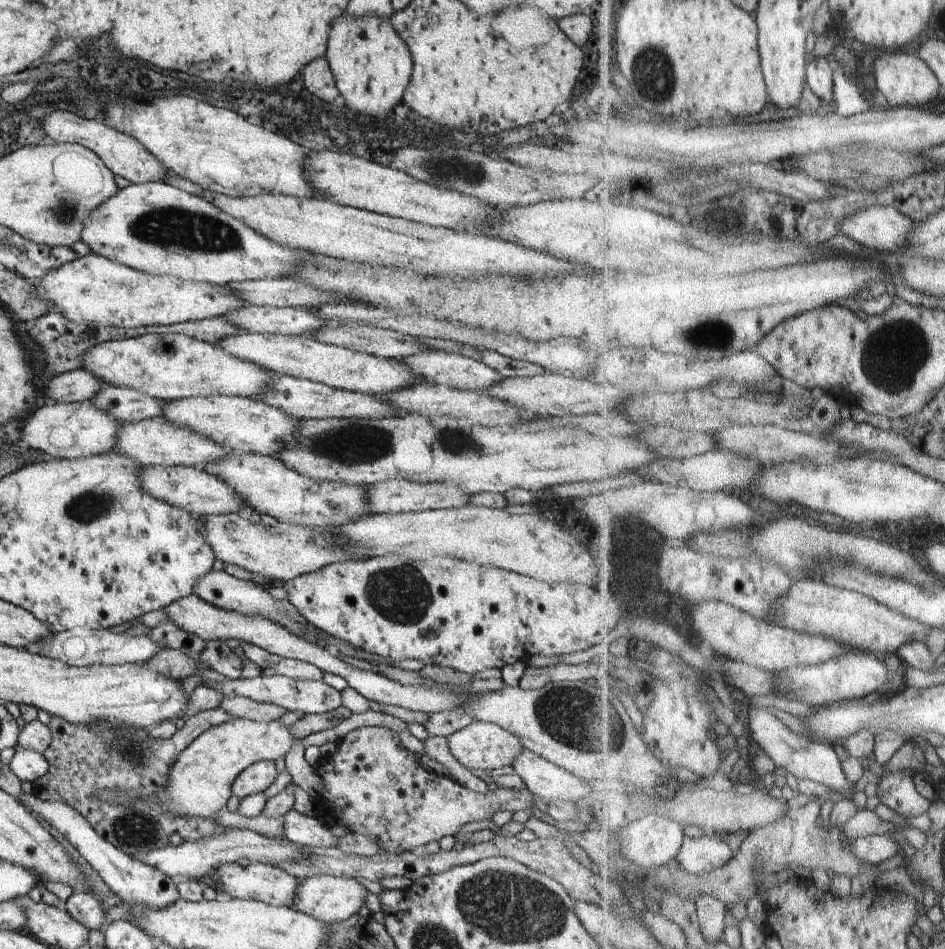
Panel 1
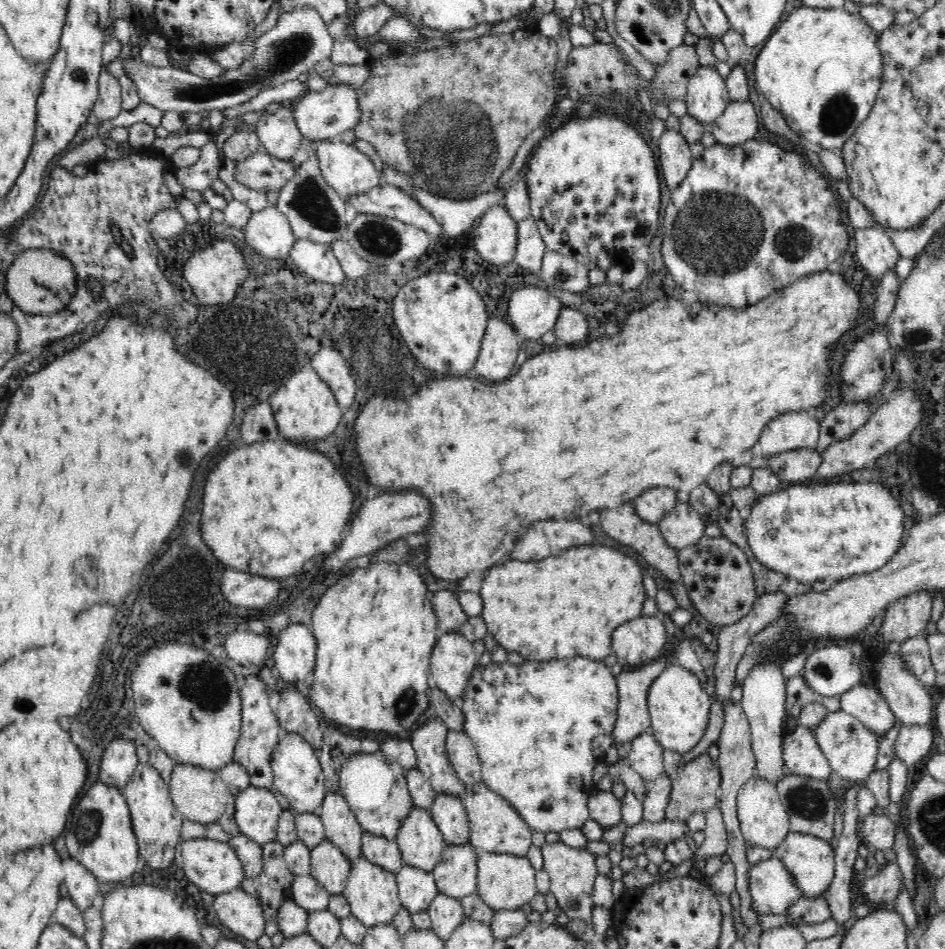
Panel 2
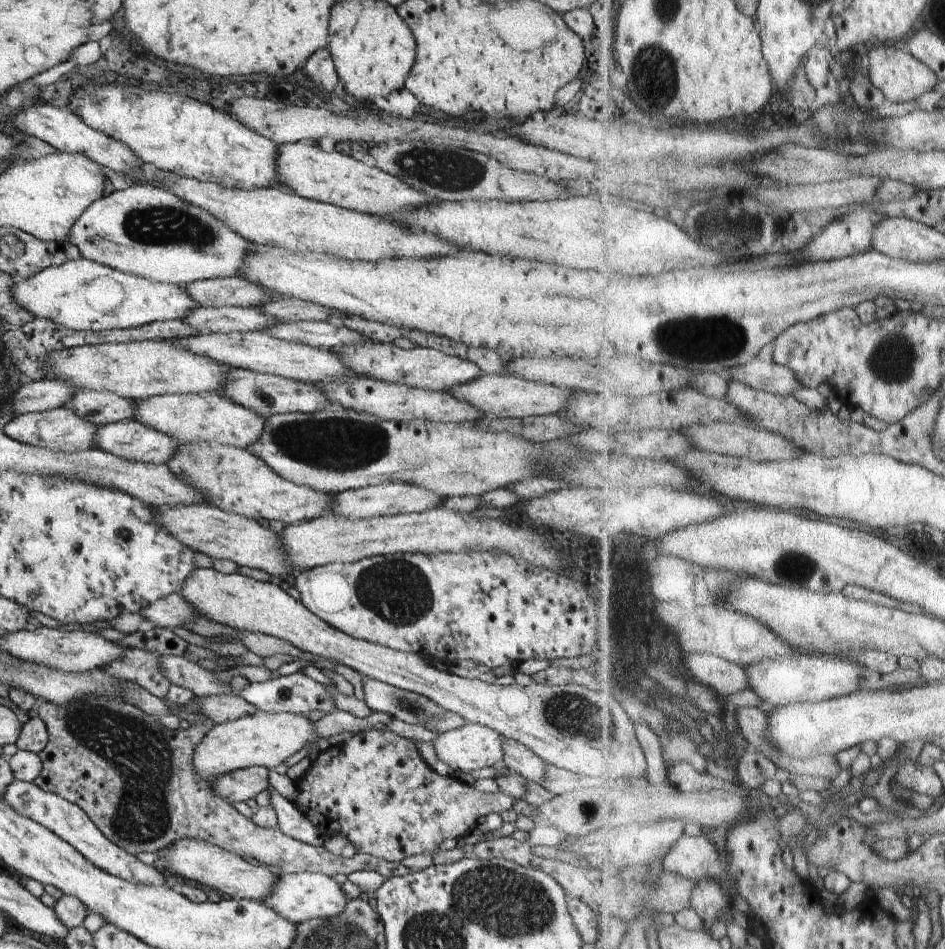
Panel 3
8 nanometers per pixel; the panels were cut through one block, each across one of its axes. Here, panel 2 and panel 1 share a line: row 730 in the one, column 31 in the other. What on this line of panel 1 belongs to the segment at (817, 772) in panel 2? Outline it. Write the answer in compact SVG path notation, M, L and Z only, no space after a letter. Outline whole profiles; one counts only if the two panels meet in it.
M34 792L22 793L21 802L34 816L49 823L68 842L80 852L80 856L92 866L100 875L100 878L109 886L110 890L116 894L123 902L128 904L138 903L148 905L149 908L161 909L176 902L179 890L167 874L161 870L143 863L132 855L123 853L113 844L110 844L102 835L99 835L94 827L80 814L76 808L67 802L53 800L43 801Z

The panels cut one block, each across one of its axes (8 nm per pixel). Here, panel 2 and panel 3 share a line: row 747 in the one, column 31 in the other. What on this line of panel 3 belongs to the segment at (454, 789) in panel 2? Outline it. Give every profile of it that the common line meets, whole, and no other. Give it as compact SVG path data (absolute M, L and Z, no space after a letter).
M62 406L44 412L33 412L22 414L22 416L14 416L4 426L3 431L6 436L10 436L10 438L30 446L47 448L56 453L74 453L95 448L94 436L98 432L98 427L89 422L84 422L70 408Z

